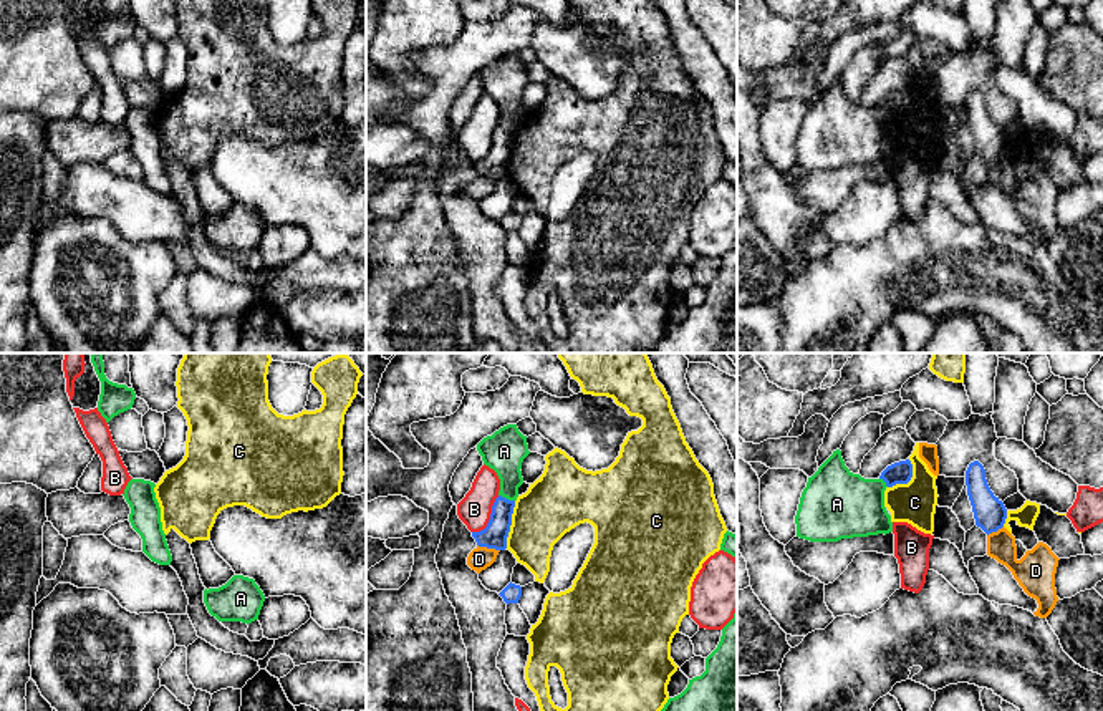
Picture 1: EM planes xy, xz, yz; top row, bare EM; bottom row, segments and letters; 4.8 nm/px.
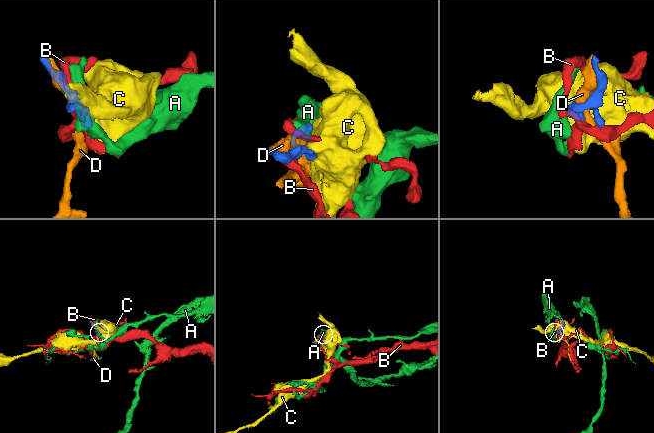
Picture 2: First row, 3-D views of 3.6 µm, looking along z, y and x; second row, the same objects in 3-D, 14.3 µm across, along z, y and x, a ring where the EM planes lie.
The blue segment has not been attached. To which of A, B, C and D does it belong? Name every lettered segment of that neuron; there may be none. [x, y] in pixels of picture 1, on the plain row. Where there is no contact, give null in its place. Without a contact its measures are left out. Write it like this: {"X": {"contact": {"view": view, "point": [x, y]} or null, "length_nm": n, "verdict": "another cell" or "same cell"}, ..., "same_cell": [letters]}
{"A": {"contact": {"view": "xz", "point": [507, 128]}, "length_nm": 90, "verdict": "same cell"}, "B": {"contact": {"view": "xz", "point": [491, 146]}, "length_nm": 220, "verdict": "another cell"}, "C": {"contact": {"view": "xz", "point": [510, 153]}, "length_nm": 240, "verdict": "another cell"}, "D": {"contact": {"view": "xz", "point": [489, 176]}, "length_nm": 120, "verdict": "another cell"}, "same_cell": ["A"]}

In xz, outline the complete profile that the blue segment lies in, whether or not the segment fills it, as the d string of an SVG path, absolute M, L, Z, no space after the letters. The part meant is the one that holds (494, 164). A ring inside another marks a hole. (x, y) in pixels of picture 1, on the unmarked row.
M507 53L484 66L477 73L477 80L484 93L497 101L500 119L487 156L472 161L472 166L479 176L505 179L518 116L523 113L522 91L530 83L527 65L518 60L517 53Z

